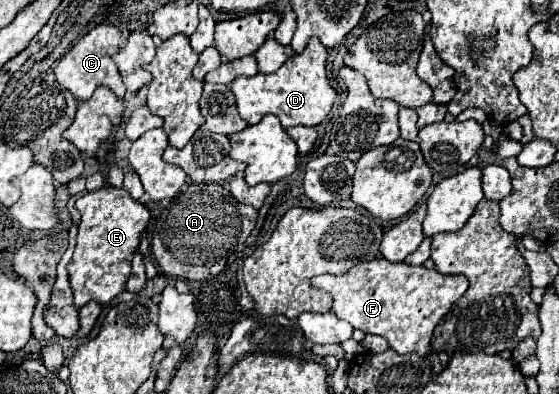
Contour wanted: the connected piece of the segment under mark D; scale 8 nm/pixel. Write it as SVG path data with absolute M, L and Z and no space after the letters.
M314 36L310 38L308 46L304 48L302 54L294 54L288 58L282 68L274 74L256 74L256 76L238 76L232 84L230 90L236 96L236 106L240 116L248 124L256 124L262 120L266 114L276 114L282 122L284 128L290 126L316 126L320 124L336 98L336 90L330 86L330 80L326 76L326 48L322 42Z

